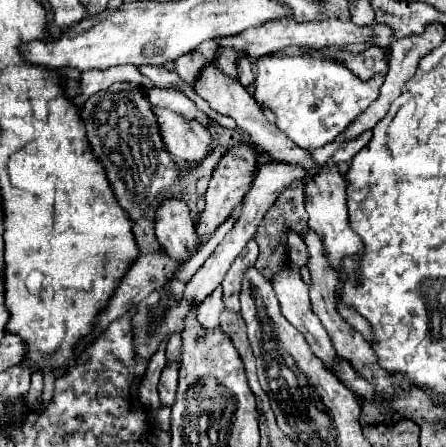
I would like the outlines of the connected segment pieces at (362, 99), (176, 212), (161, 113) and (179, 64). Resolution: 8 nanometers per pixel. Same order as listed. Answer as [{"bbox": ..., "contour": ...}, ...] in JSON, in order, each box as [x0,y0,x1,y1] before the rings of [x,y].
[{"bbox":[255,57,385,149],"contour":[[[261,57],[257,63],[257,79],[255,79],[255,99],[257,103],[269,107],[277,115],[277,127],[295,141],[301,149],[317,149],[331,143],[337,135],[341,135],[365,109],[379,97],[379,89],[383,85],[385,75],[373,75],[369,81],[359,79],[345,63],[335,59],[311,59],[311,57]]]},{"bbox":[155,199,195,263],"contour":[[[165,199],[155,211],[155,235],[171,259],[185,263],[195,249],[195,221],[181,199]]]},{"bbox":[153,107,211,163],"contour":[[[153,107],[153,113],[157,117],[163,145],[173,159],[193,163],[207,157],[211,135],[201,123],[197,123],[195,119],[187,119],[171,109]]]},{"bbox":[173,51,207,85],"contour":[[[193,51],[193,53],[183,55],[181,59],[175,59],[173,63],[175,63],[175,71],[185,79],[185,83],[187,83],[187,85],[193,85],[193,81],[197,79],[201,67],[205,65],[205,61],[207,61],[207,59],[205,59],[201,53]]]}]

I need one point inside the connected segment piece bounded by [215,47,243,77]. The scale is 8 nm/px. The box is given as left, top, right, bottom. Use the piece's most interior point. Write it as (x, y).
(226, 61)

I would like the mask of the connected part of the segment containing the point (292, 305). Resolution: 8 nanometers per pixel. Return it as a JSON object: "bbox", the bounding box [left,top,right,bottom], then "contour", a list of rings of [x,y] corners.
{"bbox":[273,265,339,369],"contour":[[[293,265],[283,267],[283,271],[279,271],[279,275],[275,277],[273,289],[281,303],[283,315],[303,333],[311,351],[325,363],[325,367],[333,369],[335,363],[339,361],[339,355],[325,327],[321,325],[317,315],[311,311],[309,289],[301,279],[299,269]]]}

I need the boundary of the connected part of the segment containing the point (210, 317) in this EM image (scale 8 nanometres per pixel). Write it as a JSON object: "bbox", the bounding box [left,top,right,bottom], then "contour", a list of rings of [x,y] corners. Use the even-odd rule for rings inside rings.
{"bbox":[197,287,223,329],"contour":[[[217,287],[211,297],[207,297],[201,307],[197,309],[197,323],[203,327],[203,329],[215,329],[219,325],[219,313],[223,311],[223,301],[221,301],[223,293],[221,293],[221,287]]]}

